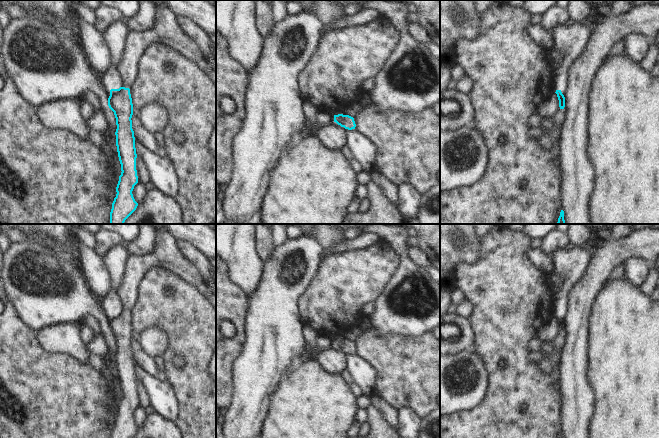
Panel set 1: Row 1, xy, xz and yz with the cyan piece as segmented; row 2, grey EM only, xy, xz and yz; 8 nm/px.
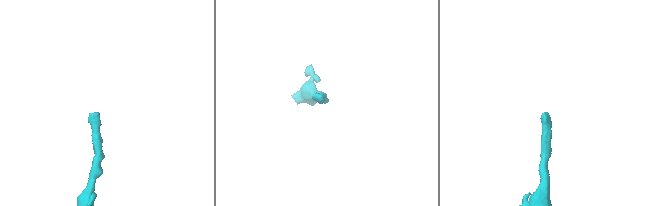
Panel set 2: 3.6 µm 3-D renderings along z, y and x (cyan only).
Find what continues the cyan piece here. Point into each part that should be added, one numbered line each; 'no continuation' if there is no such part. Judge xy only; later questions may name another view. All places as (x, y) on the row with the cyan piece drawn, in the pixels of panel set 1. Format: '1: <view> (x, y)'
1: xy (166, 30)

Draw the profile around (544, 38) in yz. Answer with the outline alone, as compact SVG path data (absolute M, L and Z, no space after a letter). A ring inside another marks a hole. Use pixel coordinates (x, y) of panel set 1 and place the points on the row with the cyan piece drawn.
M541 24L530 25L528 31L533 40L545 51L550 51L554 47L553 34L545 29Z

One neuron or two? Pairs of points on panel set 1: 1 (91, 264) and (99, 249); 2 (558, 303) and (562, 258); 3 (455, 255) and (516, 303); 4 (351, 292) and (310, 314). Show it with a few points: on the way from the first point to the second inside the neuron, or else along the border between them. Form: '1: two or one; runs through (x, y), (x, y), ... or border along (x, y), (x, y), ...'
1: two; border along (92, 250), (101, 257)
2: one; runs through (564, 292), (566, 288), (566, 269)
3: two; border along (479, 244), (475, 262), (457, 265), (456, 283)
4: one; runs through (341, 292), (328, 305), (320, 307)

